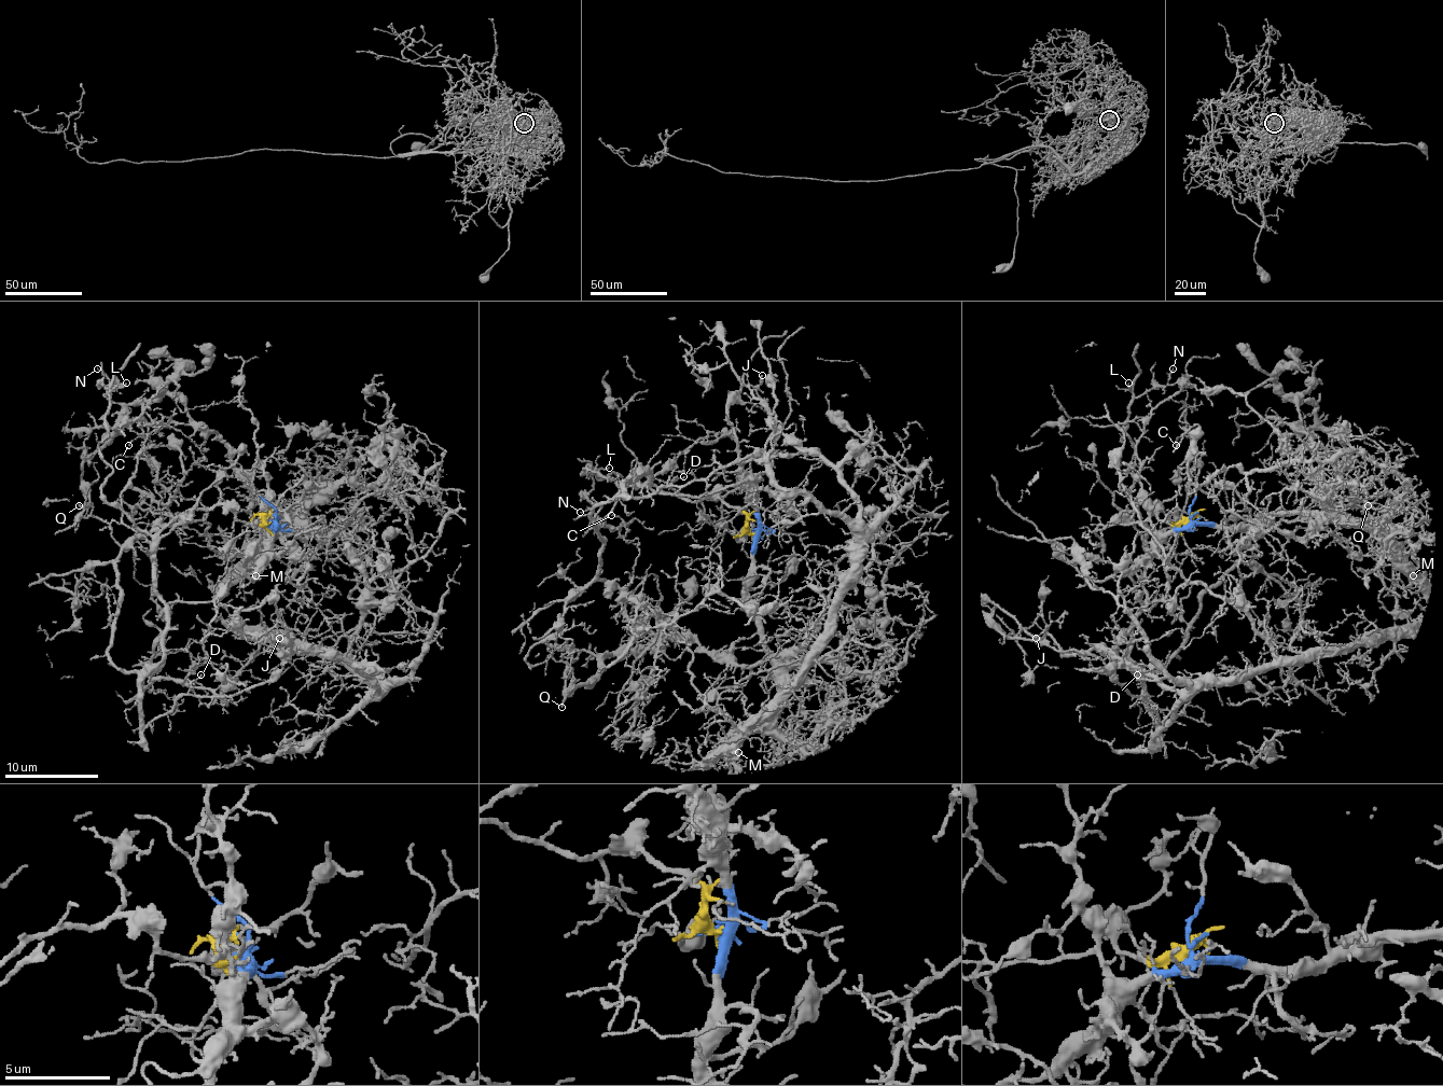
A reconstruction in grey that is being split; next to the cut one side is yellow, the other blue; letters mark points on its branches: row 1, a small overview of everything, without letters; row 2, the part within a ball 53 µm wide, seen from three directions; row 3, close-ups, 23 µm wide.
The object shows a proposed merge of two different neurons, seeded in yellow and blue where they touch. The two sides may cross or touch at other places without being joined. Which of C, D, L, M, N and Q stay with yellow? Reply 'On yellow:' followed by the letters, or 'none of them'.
On yellow: C, D, L, N

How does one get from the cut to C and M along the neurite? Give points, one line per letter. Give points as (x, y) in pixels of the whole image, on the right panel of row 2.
C: (1195, 513), (1163, 523), (1161, 506), (1147, 534), (1171, 527), (1185, 504), (1195, 453), (1181, 436), (1177, 445)
M: (1195, 513), (1197, 523), (1228, 527), (1291, 513), (1369, 523), (1419, 569), (1413, 576)

